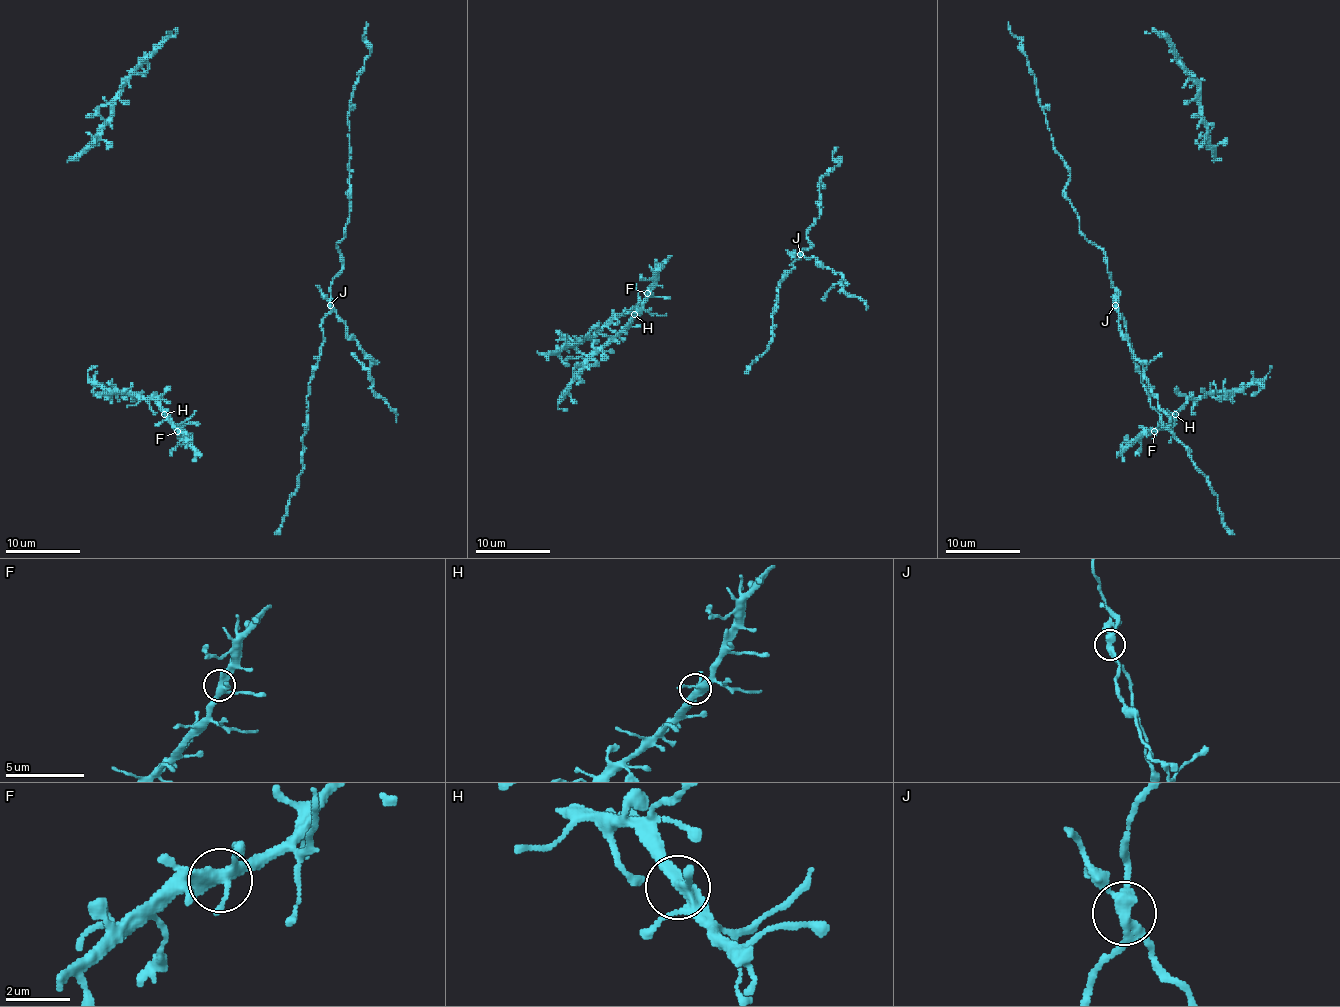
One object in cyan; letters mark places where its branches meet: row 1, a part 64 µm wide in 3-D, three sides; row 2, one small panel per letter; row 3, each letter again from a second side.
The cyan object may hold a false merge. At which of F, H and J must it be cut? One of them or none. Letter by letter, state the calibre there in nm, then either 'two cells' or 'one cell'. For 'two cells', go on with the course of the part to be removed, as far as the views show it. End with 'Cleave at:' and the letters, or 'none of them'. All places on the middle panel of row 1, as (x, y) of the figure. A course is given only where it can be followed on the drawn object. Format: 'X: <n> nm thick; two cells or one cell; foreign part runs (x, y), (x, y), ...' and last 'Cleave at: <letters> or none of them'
F: 360 nm thick; one cell
H: 320 nm thick; one cell
J: 320 nm thick; two cells; foreign part runs (801, 254), (842, 276), (842, 287), (866, 304), (866, 310)
Cleave at: J

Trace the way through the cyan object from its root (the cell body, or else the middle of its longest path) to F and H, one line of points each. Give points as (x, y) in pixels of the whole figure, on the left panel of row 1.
F: (200, 424), (185, 424), (177, 431)
H: (200, 424), (177, 428), (164, 414)

